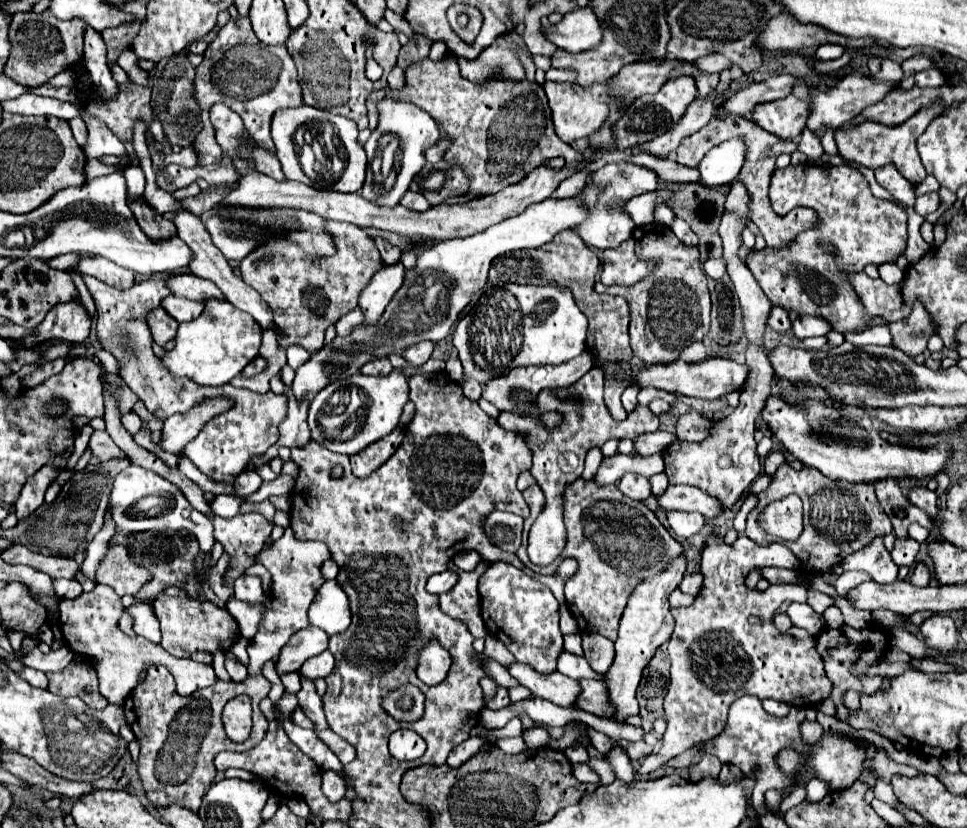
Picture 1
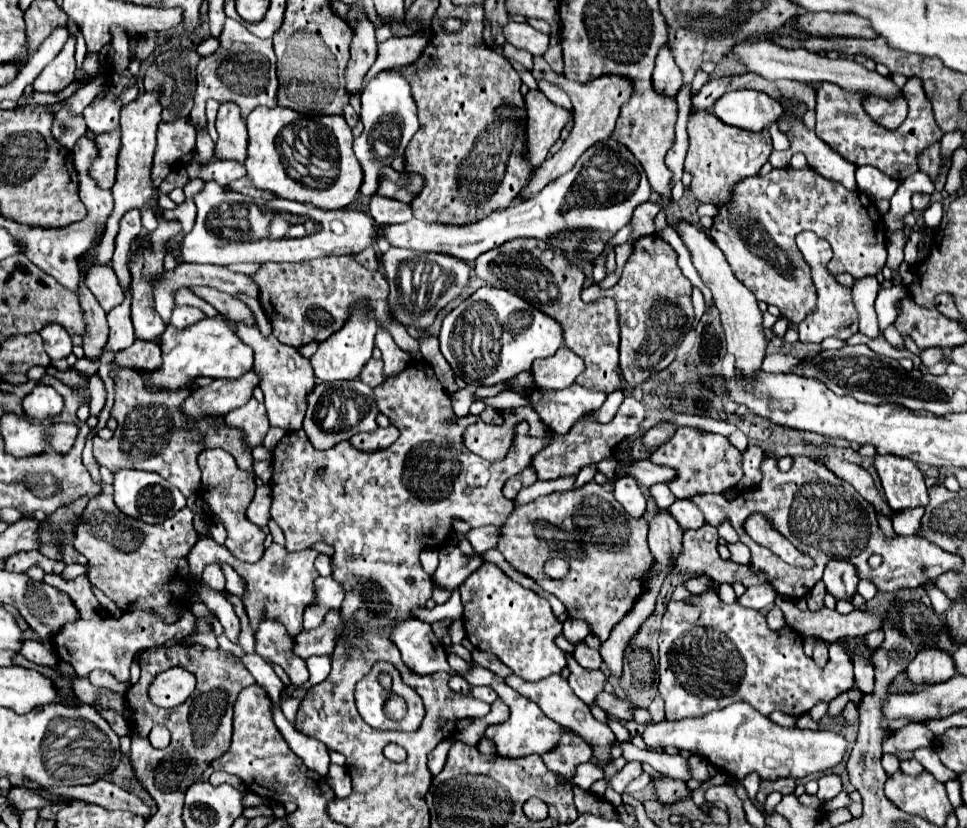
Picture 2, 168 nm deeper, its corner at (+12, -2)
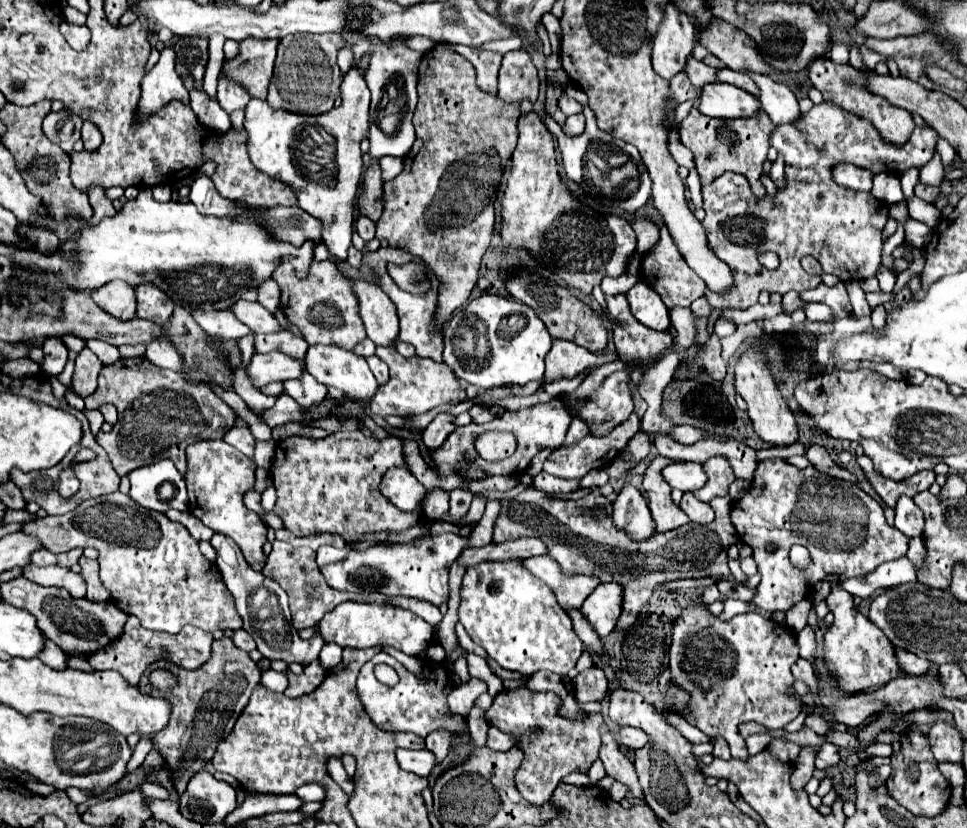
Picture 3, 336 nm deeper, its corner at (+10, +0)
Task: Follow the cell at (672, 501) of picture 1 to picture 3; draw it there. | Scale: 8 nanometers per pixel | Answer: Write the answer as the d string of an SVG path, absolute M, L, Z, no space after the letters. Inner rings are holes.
M782 458L758 464L750 490L730 510L730 522L740 540L754 550L752 556L762 578L752 604L768 612L786 612L822 580L842 584L848 578L864 578L888 560L904 558L910 540L886 524L882 506L856 484L826 476L812 466L800 470ZM768 544L774 546L772 552L766 550ZM794 544L808 548L814 558L810 568L798 570L790 564L788 552Z

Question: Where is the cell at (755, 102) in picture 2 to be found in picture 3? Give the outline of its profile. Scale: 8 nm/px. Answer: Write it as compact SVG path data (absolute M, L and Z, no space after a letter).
M706 84L702 88L702 98L698 110L712 118L736 120L736 118L752 118L760 110L760 100L742 88L732 84Z

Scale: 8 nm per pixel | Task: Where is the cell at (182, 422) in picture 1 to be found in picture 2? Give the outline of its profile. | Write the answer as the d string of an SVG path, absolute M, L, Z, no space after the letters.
M254 370L234 380L230 378L212 380L208 386L202 386L192 392L192 396L182 404L182 412L194 420L212 414L214 416L228 414L244 406L244 402L252 398L252 392L258 384L260 384L260 376Z

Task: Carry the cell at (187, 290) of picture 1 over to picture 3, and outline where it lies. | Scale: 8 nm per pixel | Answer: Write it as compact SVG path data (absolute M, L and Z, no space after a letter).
M236 300L230 310L234 312L234 316L244 322L252 332L276 332L282 326L278 324L278 320L274 318L274 314L270 314L264 306L260 306L258 302L248 302L248 300Z

